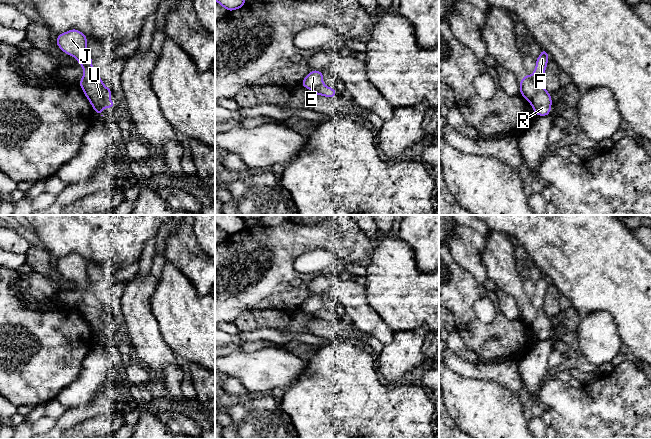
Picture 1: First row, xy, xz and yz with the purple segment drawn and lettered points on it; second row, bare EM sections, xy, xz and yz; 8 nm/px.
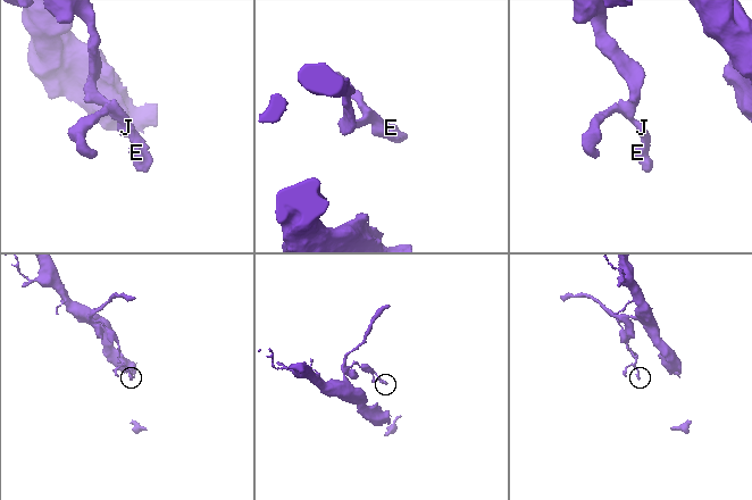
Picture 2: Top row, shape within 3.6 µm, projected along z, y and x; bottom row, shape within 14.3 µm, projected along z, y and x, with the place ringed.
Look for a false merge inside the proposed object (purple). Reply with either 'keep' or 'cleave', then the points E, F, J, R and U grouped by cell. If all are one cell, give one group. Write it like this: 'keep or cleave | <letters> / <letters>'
keep | E F J R U

